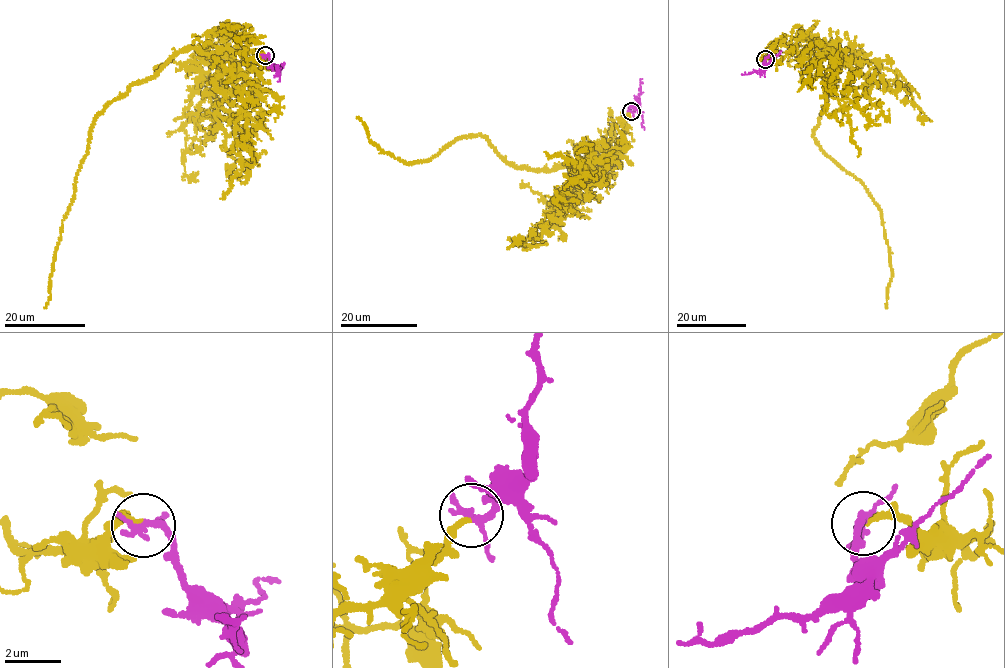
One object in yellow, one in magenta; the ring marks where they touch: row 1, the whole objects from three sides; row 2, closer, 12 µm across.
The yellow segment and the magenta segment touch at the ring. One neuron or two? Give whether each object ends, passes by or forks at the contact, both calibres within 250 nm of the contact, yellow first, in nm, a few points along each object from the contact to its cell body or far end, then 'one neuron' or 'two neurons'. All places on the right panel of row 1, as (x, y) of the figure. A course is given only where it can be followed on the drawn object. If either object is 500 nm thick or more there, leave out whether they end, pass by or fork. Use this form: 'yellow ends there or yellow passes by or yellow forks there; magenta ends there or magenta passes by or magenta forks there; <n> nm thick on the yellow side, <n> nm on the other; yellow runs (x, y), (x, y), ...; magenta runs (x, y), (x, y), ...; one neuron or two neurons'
yellow ends there; magenta passes by; 200 nm thick on the yellow side, 240 nm on the other; yellow runs (765, 60), (780, 62), (812, 47), (828, 99), (815, 142), (862, 184), (879, 211), (891, 266), (886, 308); magenta runs (765, 60), (765, 67), (742, 74); one neuron

